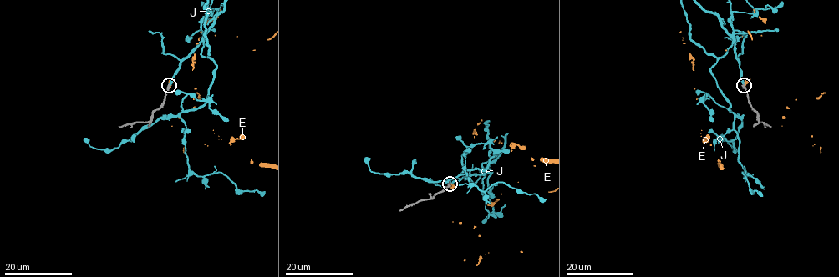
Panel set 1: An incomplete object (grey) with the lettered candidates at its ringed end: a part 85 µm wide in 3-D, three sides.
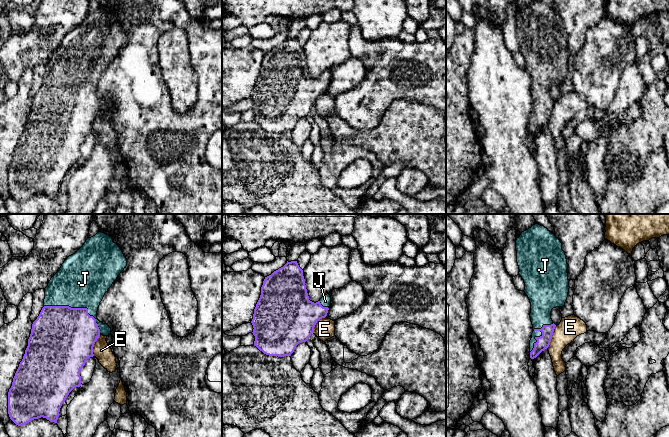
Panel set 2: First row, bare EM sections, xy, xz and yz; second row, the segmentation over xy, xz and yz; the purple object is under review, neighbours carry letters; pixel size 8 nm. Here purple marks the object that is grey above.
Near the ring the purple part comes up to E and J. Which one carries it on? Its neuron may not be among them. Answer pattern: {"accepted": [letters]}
{"accepted": ["J"]}

